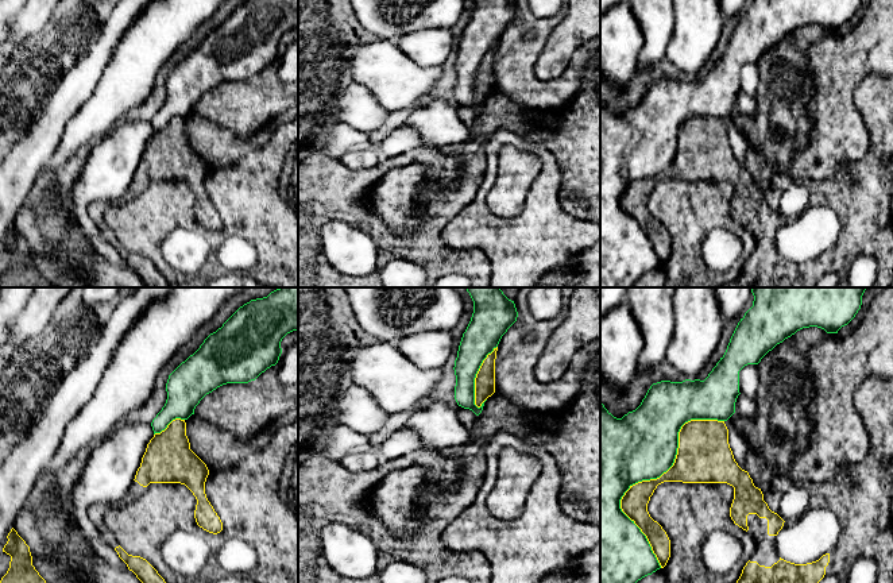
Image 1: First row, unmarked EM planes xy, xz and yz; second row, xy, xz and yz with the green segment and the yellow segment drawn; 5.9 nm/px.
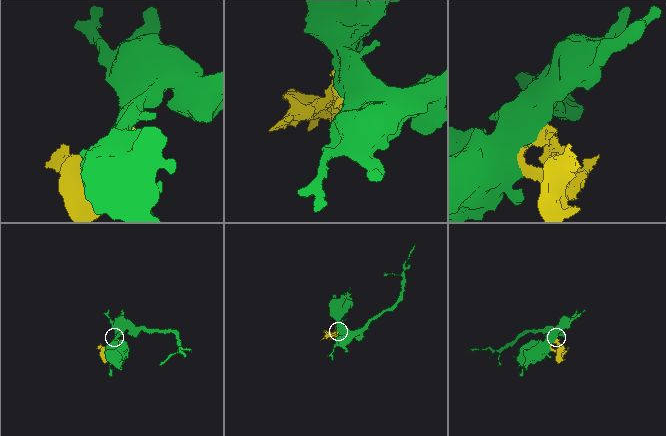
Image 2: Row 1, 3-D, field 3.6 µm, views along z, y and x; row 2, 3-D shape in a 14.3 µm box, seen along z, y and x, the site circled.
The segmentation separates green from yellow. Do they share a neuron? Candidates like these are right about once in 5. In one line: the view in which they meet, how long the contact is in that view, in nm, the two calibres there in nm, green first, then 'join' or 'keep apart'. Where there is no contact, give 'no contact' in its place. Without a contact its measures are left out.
contact in yz; length 950 nm; calibres 420 and 200 nm; keep apart

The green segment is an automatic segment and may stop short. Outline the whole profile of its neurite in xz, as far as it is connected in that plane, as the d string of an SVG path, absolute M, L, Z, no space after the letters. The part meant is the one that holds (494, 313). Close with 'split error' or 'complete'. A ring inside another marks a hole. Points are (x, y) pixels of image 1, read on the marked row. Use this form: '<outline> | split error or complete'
M465 287L473 301L473 313L471 321L463 333L457 358L455 360L455 399L459 406L472 410L479 416L483 410L484 402L480 408L475 405L475 378L487 358L499 344L502 336L517 321L518 312L514 301L509 300L500 287Z | complete

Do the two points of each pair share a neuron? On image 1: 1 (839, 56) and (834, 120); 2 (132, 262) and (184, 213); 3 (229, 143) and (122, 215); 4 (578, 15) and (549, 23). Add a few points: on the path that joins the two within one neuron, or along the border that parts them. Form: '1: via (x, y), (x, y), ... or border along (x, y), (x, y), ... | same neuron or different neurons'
1: via (834, 72), (834, 104) | same neuron
2: border along (115, 235), (128, 251), (142, 254), (161, 273) | different neurons
3: border along (239, 158), (227, 166), (209, 170) | different neurons
4: border along (564, 16), (553, 29), (544, 49) | different neurons

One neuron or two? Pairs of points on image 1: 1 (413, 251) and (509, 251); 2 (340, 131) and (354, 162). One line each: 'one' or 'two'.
1: two
2: one

